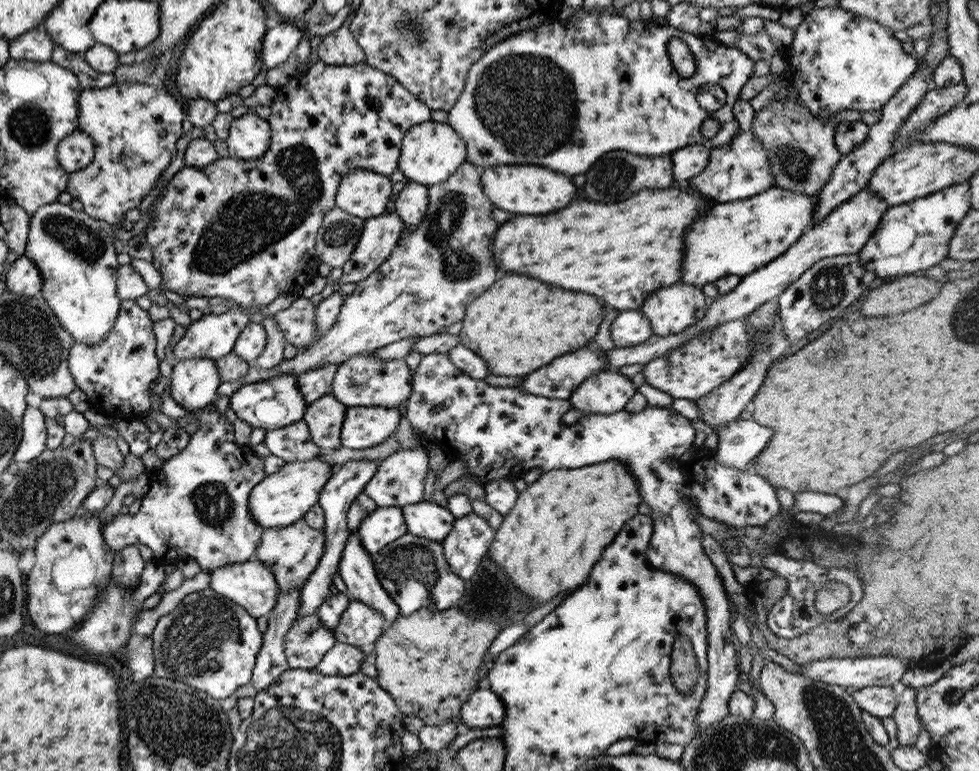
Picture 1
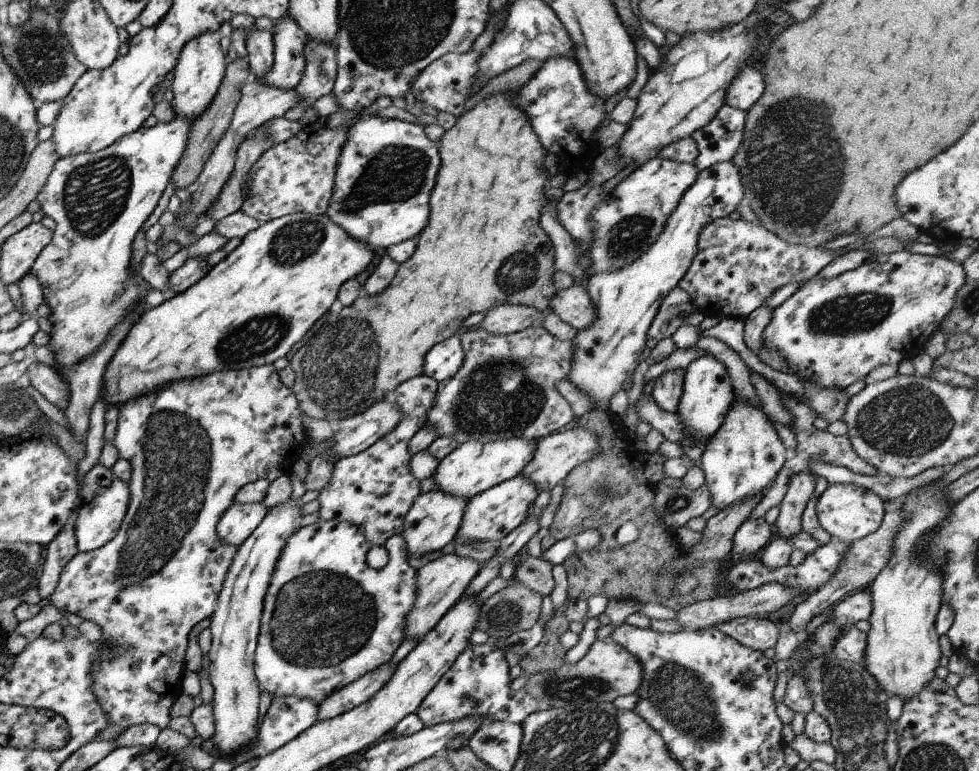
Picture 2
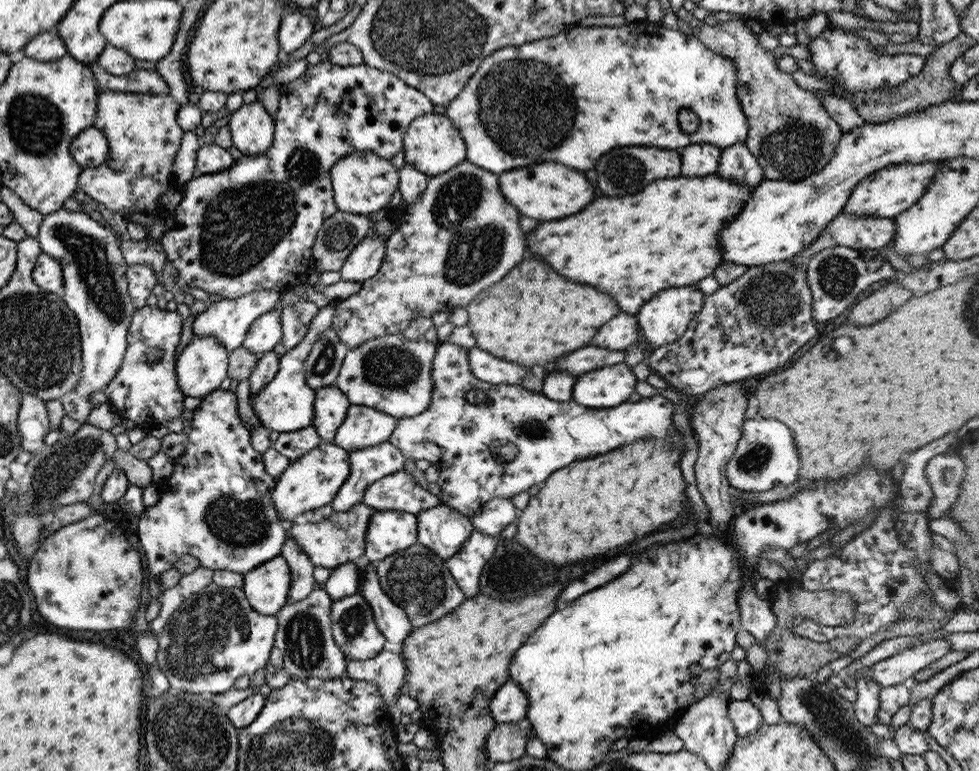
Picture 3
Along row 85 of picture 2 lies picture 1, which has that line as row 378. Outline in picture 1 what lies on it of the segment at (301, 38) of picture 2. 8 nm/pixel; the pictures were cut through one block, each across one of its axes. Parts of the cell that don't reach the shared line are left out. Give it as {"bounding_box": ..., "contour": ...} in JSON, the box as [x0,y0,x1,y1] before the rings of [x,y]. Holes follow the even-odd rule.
{"bounding_box":[228,373,305,429],"contour":[[[275,373],[271,379],[263,379],[253,383],[245,383],[235,390],[228,398],[228,406],[237,418],[247,422],[251,428],[277,429],[289,426],[302,420],[305,410],[303,395],[297,389],[295,373]]]}

